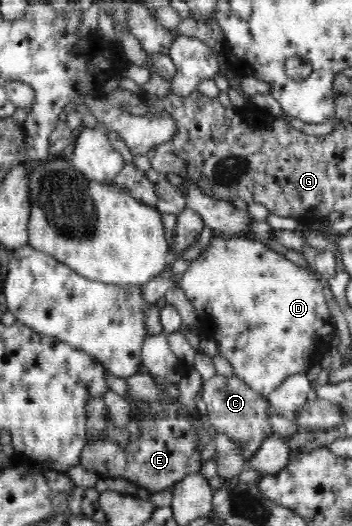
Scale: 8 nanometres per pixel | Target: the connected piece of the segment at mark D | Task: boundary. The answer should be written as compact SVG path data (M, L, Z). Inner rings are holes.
M214 232L213 239L181 276L179 286L195 307L201 327L211 330L203 338L213 338L219 354L231 363L234 374L266 399L285 378L306 374L328 350L330 336L336 330L322 285L314 280L313 274L249 236L226 237Z

